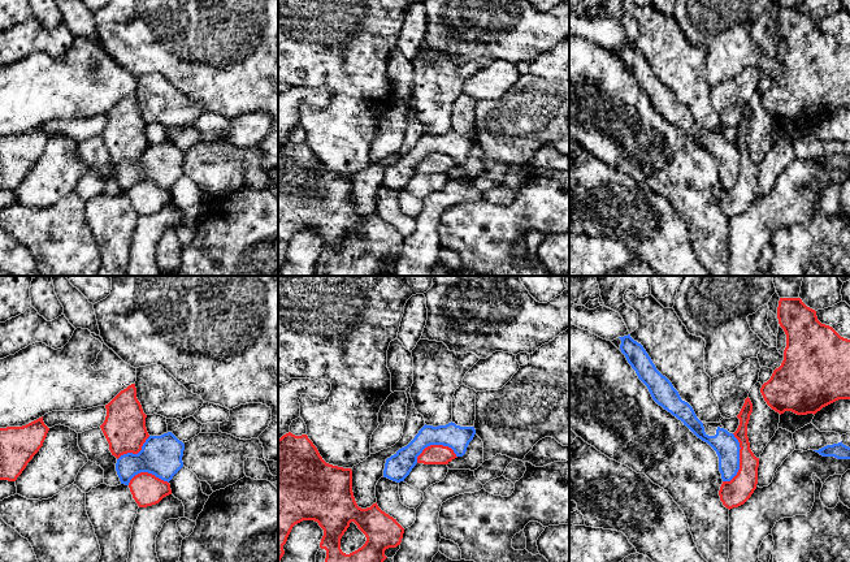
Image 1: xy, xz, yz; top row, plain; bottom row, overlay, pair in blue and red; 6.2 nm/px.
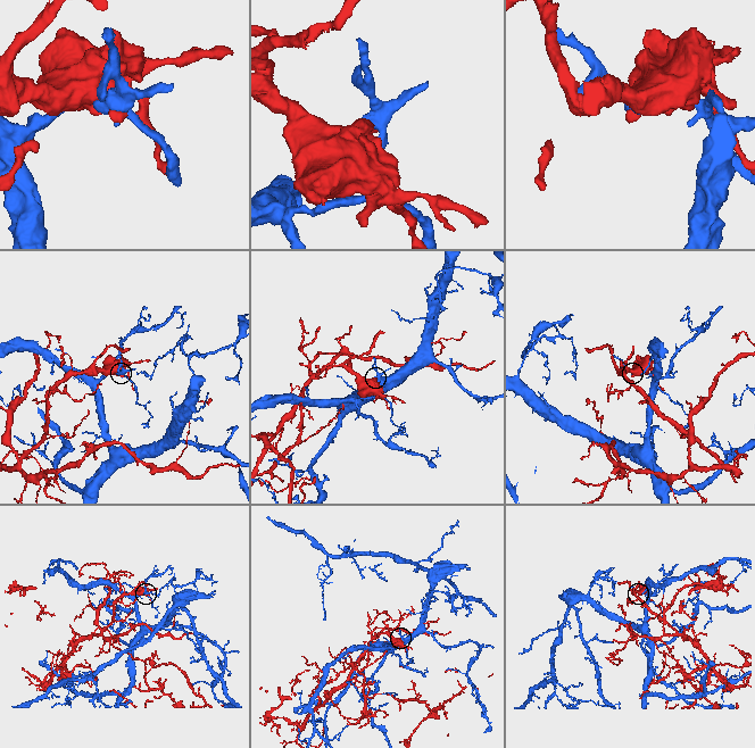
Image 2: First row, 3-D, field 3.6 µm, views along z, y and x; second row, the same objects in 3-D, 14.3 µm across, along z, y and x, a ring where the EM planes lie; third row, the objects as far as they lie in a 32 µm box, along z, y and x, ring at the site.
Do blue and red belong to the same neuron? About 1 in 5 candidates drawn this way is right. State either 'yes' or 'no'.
no

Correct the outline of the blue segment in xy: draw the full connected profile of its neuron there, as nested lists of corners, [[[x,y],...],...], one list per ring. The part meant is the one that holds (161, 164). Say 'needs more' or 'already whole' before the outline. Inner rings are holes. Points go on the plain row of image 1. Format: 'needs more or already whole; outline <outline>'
already whole; outline [[[172,140],[149,144],[138,163],[127,161],[117,168],[116,180],[121,193],[129,194],[140,181],[152,182],[169,191],[183,176],[183,159],[185,152]]]

